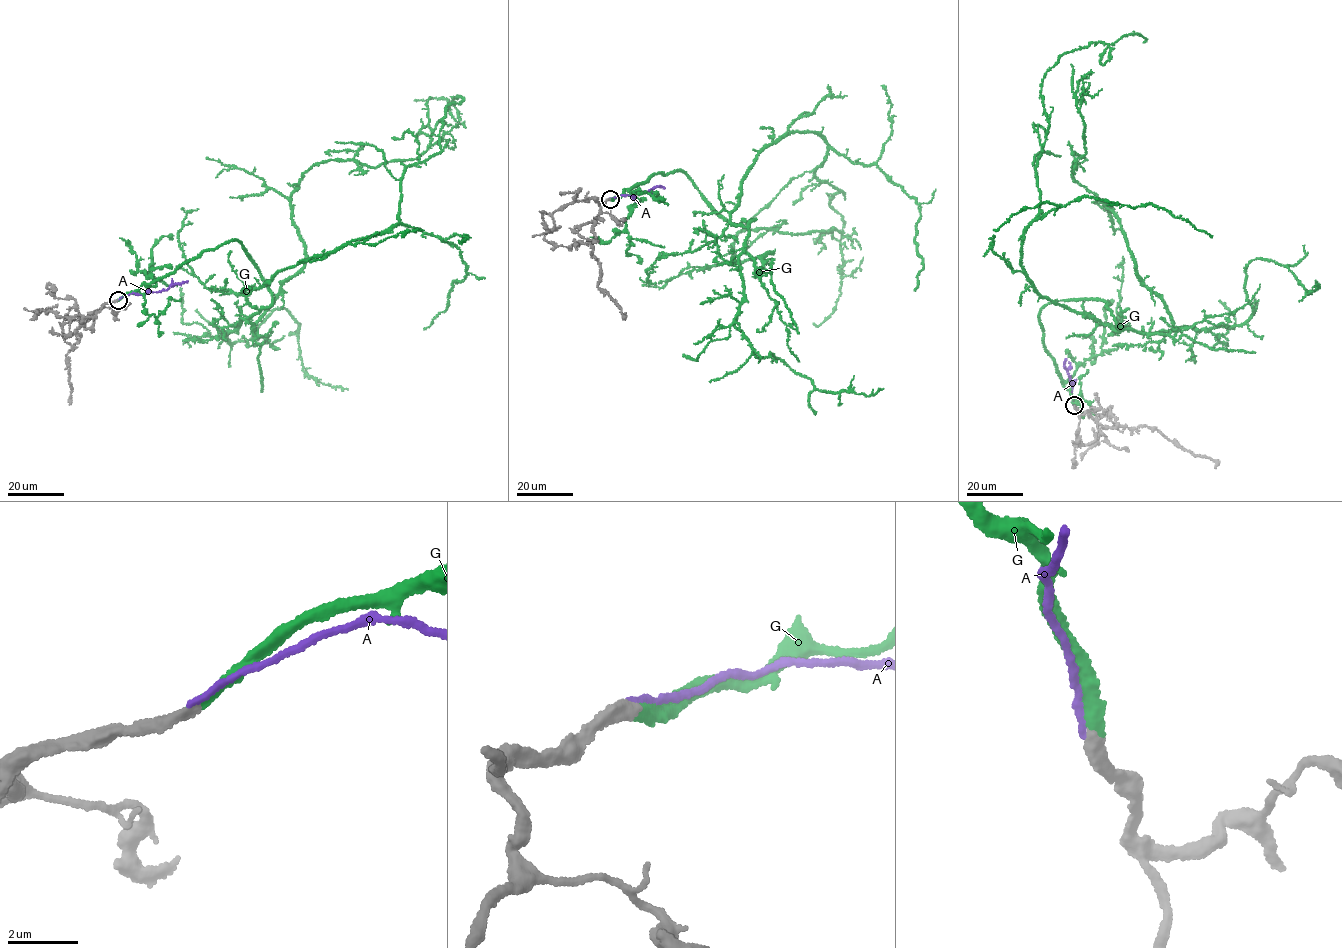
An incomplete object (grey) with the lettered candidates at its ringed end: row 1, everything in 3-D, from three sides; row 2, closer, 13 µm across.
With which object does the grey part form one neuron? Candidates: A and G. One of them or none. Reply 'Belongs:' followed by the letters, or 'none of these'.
Belongs: G

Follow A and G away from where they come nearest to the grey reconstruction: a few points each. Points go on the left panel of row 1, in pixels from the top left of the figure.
A: (117, 300), (129, 294), (166, 290), (188, 281)
G: (117, 300), (237, 240), (270, 293), (258, 308), (279, 270), (383, 233), (463, 98), (414, 99)

